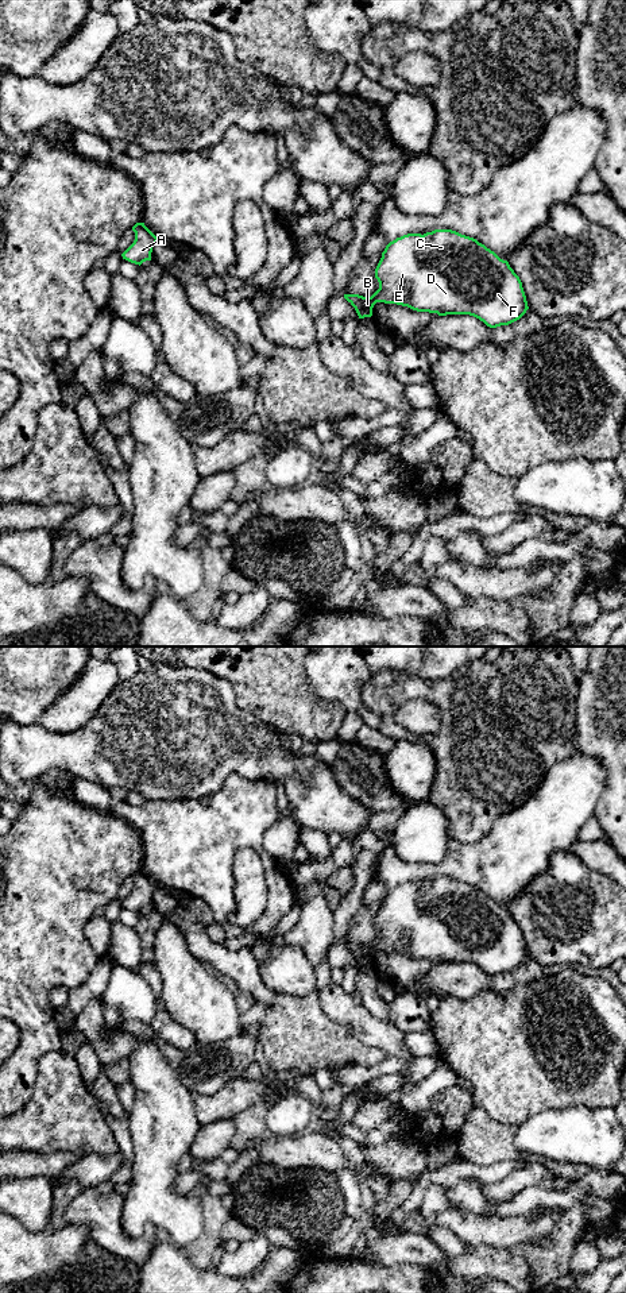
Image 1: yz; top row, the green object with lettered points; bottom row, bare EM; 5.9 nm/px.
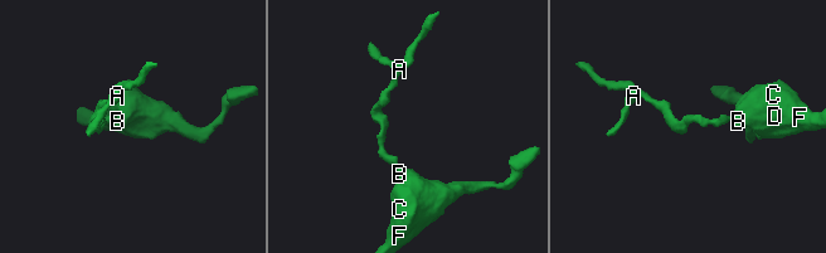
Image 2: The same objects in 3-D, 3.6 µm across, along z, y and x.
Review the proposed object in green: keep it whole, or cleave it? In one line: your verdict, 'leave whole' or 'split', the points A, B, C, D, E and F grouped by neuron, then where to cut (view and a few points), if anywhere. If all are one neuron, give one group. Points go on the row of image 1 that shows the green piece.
leave whole; groups A B C D E F; cut none

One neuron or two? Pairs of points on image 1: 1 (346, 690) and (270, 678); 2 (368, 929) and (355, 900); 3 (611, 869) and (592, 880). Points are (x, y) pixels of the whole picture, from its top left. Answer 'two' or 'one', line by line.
1: two
2: two
3: two

